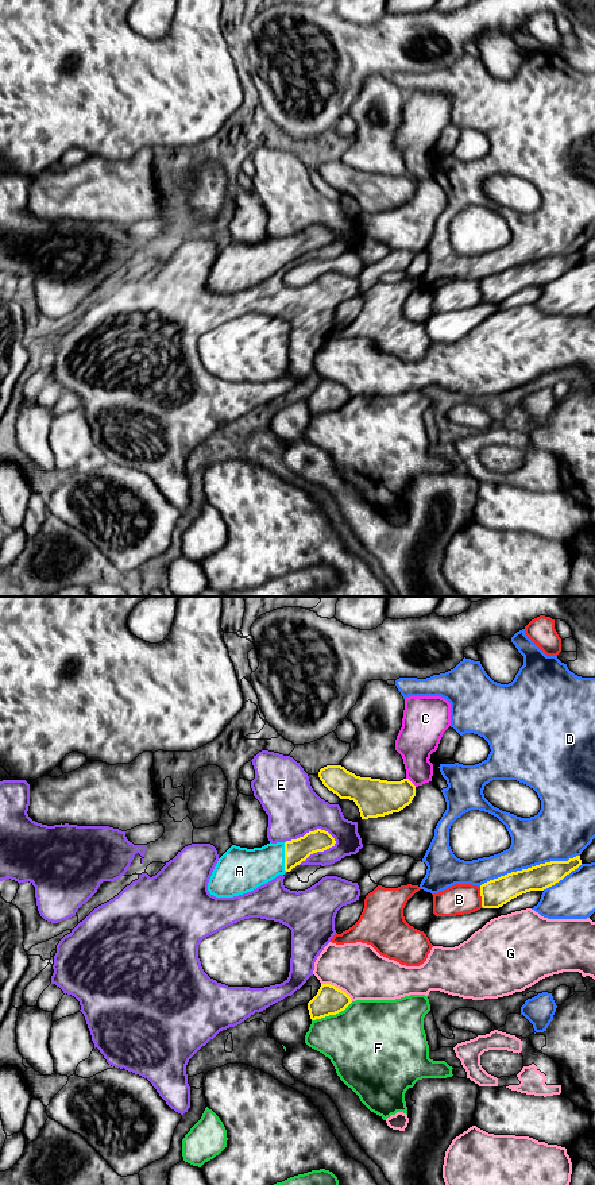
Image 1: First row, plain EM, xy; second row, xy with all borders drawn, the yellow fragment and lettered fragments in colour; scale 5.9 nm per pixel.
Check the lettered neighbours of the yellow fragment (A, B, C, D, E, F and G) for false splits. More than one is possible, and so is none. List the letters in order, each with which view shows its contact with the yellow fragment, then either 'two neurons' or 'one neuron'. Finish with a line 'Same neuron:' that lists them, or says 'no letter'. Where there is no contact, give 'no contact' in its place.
A: meets yellow in xy; one neuron
B: meets yellow in xy; two neurons
C: meets yellow in xy; two neurons
D: meets yellow in xy; two neurons
E: meets yellow in xy; two neurons
F: meets yellow in xy; two neurons
G: meets yellow in xy; two neurons
Same neuron: A

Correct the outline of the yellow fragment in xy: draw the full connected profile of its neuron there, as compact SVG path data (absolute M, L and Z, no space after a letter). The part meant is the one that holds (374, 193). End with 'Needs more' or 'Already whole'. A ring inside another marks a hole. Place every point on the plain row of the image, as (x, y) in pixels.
M341 161L321 163L318 173L340 194L353 196L362 215L399 208L416 192L416 181L409 174L387 177L360 173Z. Already whole

